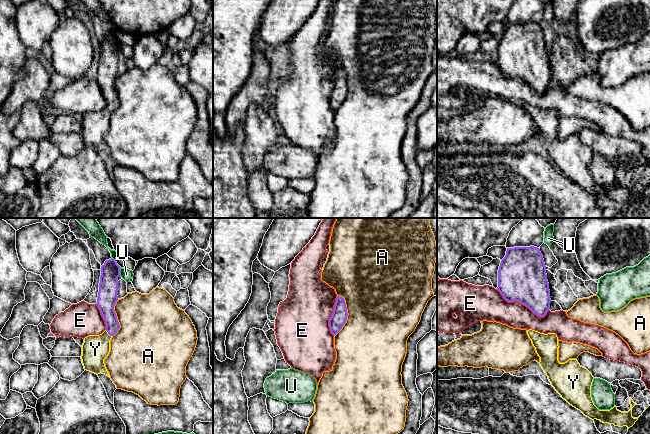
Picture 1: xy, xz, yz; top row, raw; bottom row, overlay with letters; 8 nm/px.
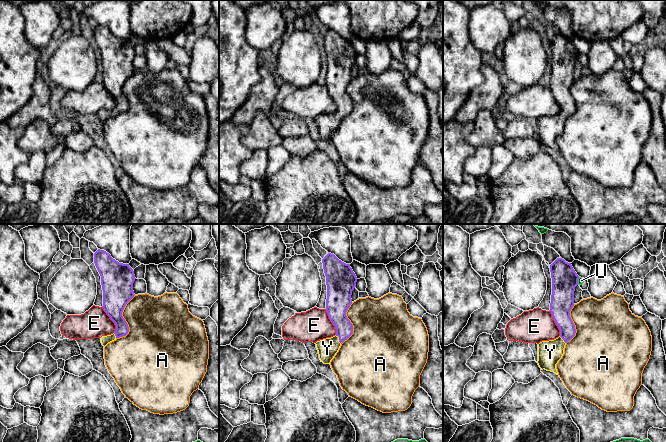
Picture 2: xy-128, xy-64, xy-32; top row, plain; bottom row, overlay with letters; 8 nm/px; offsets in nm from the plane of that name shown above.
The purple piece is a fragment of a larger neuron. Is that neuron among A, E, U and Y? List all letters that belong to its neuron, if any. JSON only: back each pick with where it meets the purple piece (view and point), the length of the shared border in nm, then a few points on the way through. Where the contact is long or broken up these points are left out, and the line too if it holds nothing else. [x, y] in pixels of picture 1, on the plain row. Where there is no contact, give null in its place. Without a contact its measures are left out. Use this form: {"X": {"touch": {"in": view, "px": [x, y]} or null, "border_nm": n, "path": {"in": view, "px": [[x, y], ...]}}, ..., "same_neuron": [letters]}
{"Y": {"touch": {"in": "xy", "px": [108, 109]}, "border_nm": 80, "path": {"in": "xy", "px": [[105, 78], [109, 91], [108, 109], [95, 125]]}}, "same_neuron": ["Y"]}

